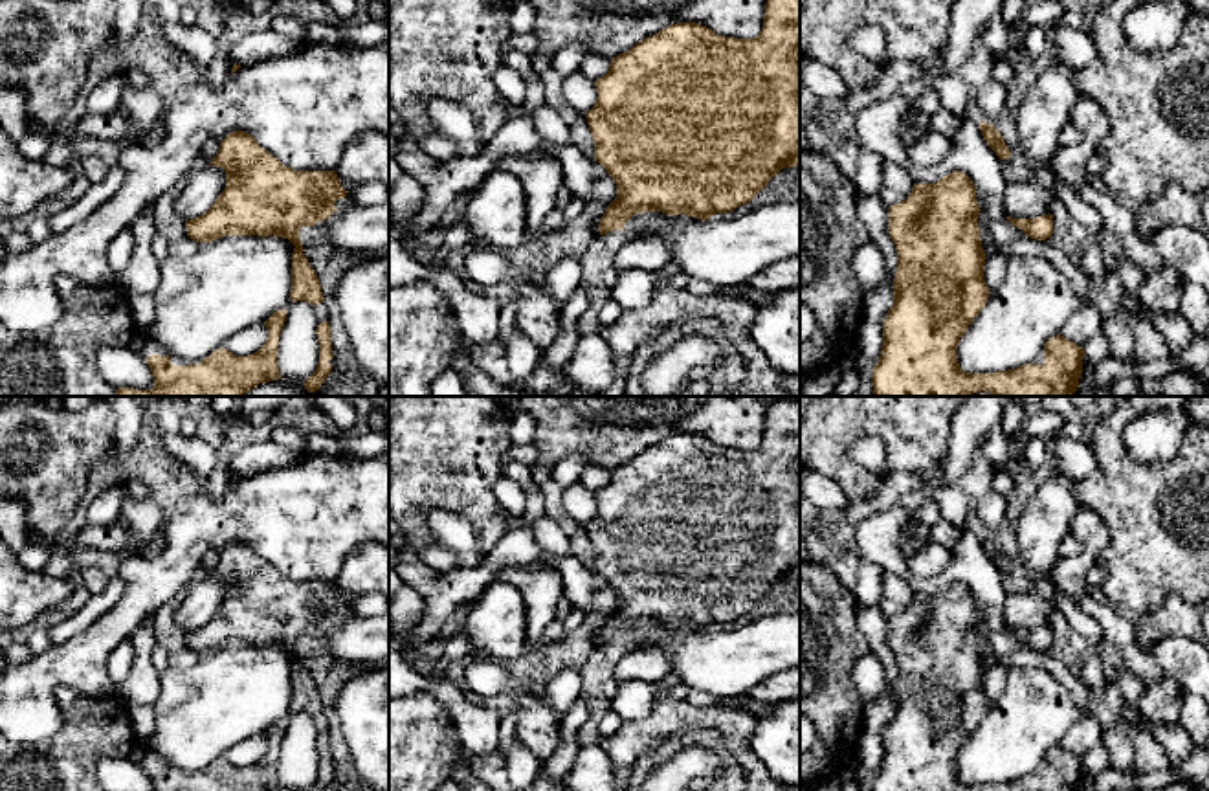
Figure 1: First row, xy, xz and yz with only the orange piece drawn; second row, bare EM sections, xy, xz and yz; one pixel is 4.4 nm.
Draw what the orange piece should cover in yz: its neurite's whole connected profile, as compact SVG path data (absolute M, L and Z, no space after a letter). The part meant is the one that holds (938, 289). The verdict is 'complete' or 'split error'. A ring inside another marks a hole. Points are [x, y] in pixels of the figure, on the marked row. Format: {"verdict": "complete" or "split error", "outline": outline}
{"verdict": "complete", "outline": "M952 171L936 184L914 184L906 200L888 207L888 231L897 250L893 305L882 321L882 347L871 369L875 396L971 396L987 391L993 396L1071 396L1079 387L1084 349L1057 334L1044 345L1044 363L1026 363L996 373L965 373L956 356L959 338L985 306L989 288L983 279L985 251L978 229L980 207L972 180Z"}

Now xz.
{"verdict": "complete", "outline": "M767 0L763 28L754 39L717 35L710 28L695 22L671 24L613 57L607 73L596 79L594 86L598 97L594 106L585 114L594 141L594 160L605 167L616 184L616 196L598 224L600 235L616 228L622 231L624 224L635 213L642 211L684 213L701 220L715 213L734 211L741 204L750 202L782 169L800 163L800 0Z"}

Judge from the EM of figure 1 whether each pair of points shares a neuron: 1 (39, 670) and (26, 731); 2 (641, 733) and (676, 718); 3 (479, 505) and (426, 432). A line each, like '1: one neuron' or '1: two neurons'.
1: one neuron
2: one neuron
3: one neuron

